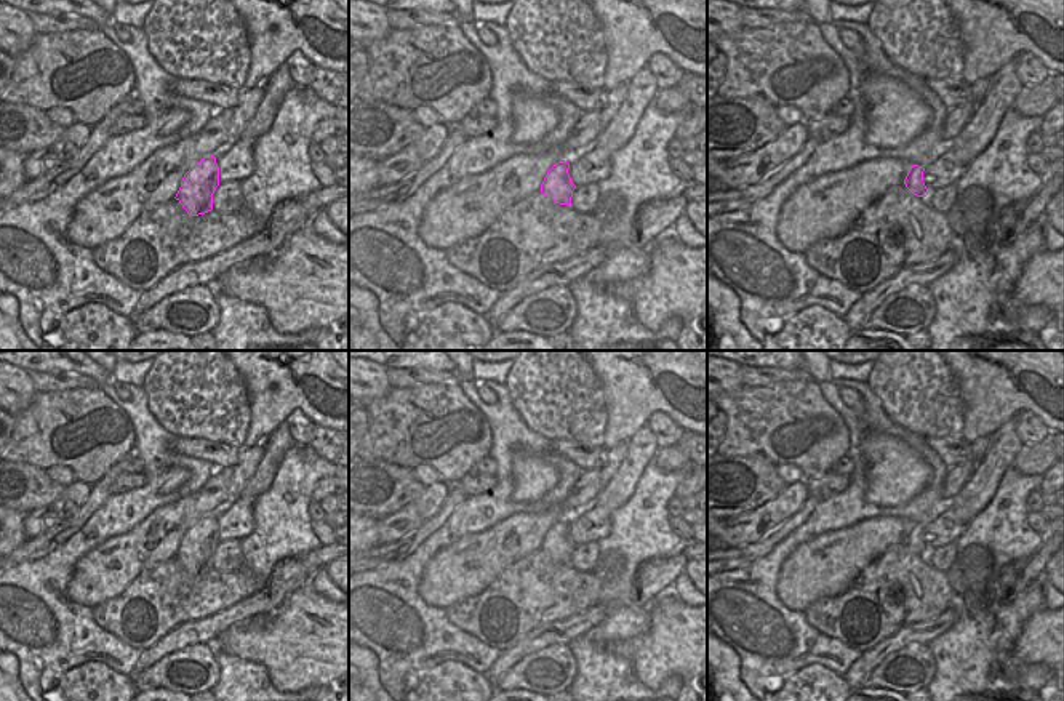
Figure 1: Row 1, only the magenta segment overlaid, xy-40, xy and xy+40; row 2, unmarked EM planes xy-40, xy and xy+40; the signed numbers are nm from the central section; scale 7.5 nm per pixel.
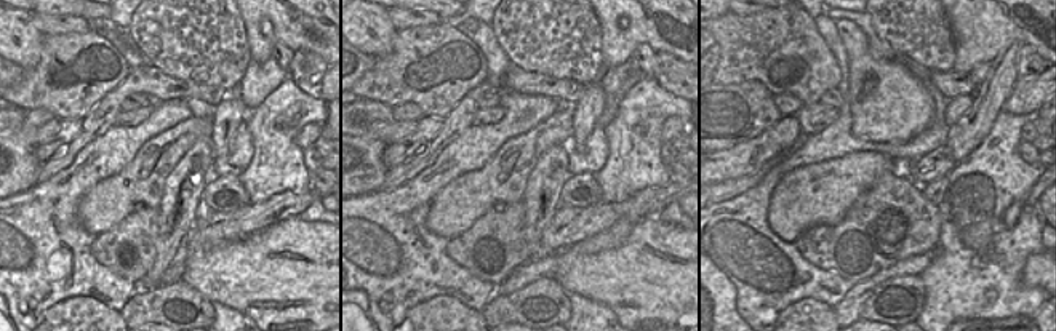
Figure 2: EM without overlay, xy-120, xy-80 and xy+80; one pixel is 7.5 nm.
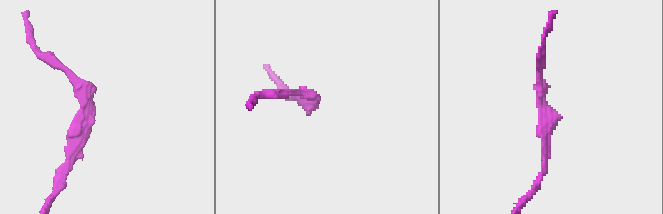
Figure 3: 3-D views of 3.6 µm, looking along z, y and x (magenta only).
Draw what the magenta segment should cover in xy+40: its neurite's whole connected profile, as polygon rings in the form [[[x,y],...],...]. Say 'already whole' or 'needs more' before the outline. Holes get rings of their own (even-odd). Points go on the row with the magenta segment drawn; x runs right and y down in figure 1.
already whole; [[[910,165],[910,170],[904,179],[906,187],[917,197],[926,197],[930,192],[923,182],[923,166]]]

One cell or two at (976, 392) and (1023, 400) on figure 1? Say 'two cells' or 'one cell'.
one cell

